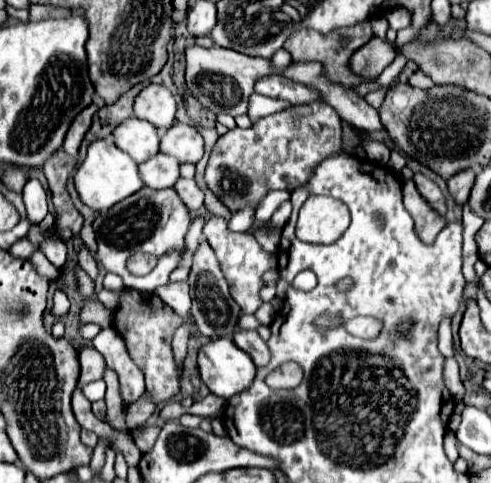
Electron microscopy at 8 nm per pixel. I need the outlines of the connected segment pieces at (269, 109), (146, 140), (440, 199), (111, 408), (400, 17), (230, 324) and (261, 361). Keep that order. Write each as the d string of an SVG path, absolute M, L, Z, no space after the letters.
M254 92L250 95L250 109L248 109L248 117L252 121L260 119L260 117L266 117L270 113L276 113L276 111L282 111L288 107L288 101L280 101L280 99L274 99L266 97L264 95L258 95Z
M130 117L114 127L112 137L118 149L128 153L136 163L142 163L158 153L160 135L158 129L148 121Z
M416 173L414 175L414 183L416 183L418 193L426 199L426 203L444 217L446 215L446 201L444 201L444 195L440 193L438 185L432 183L428 177L424 177L422 173Z
M106 371L104 373L104 381L108 385L108 389L106 389L106 405L108 405L108 411L106 411L106 417L104 419L114 429L126 431L126 423L124 423L124 413L126 413L124 409L126 409L126 405L122 403L120 393L118 393L118 377L116 377L114 371Z
M394 7L394 9L390 9L390 11L386 13L386 19L388 19L388 23L390 23L390 27L392 27L394 31L400 31L400 29L404 29L406 25L410 25L410 15L408 15L408 11L406 11L404 7Z
M202 241L200 247L194 253L194 263L192 263L192 269L190 269L188 287L190 287L190 297L192 297L190 315L192 315L196 329L208 339L220 339L220 337L234 335L238 315L240 315L240 307L236 305L236 301L228 293L228 283L226 283L226 279L220 271L218 259L214 257L214 251L210 249L208 241Z
M238 331L234 335L234 343L252 357L256 367L264 367L270 361L270 349L258 331Z

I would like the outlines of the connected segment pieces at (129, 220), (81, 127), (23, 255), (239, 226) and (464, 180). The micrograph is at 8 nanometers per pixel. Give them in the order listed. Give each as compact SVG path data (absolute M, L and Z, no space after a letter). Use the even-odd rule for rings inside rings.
M142 187L138 193L134 193L134 197L126 197L122 205L114 205L114 209L108 209L104 215L100 213L96 217L94 231L98 239L98 261L106 271L120 275L126 287L142 293L152 293L156 287L166 285L168 275L178 267L188 227L190 213L174 189L154 191L150 187ZM136 251L154 253L160 257L152 273L144 277L126 273L126 259Z
M90 105L90 107L86 107L82 113L78 113L78 117L72 121L72 125L70 125L68 133L66 133L66 141L64 141L64 145L62 145L62 149L64 149L66 153L70 153L72 157L78 157L78 147L80 147L86 131L90 129L92 117L94 117L94 113L96 113L98 109L100 109L98 105Z
M20 239L20 241L18 241L16 245L12 245L12 249L10 249L10 253L12 253L14 257L18 257L18 259L28 259L32 251L36 251L36 247L34 247L28 239Z
M250 207L242 209L240 213L234 213L232 219L228 221L230 225L230 231L248 231L254 223L254 211Z
M466 169L464 173L458 173L454 175L450 181L448 181L448 191L452 195L452 199L456 201L456 205L464 205L468 195L470 195L470 189L472 189L472 181L474 181L474 171Z

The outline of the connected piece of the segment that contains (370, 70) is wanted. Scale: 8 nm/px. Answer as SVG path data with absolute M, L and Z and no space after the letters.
M374 37L350 57L350 71L364 79L376 79L394 61L394 55L390 41Z

